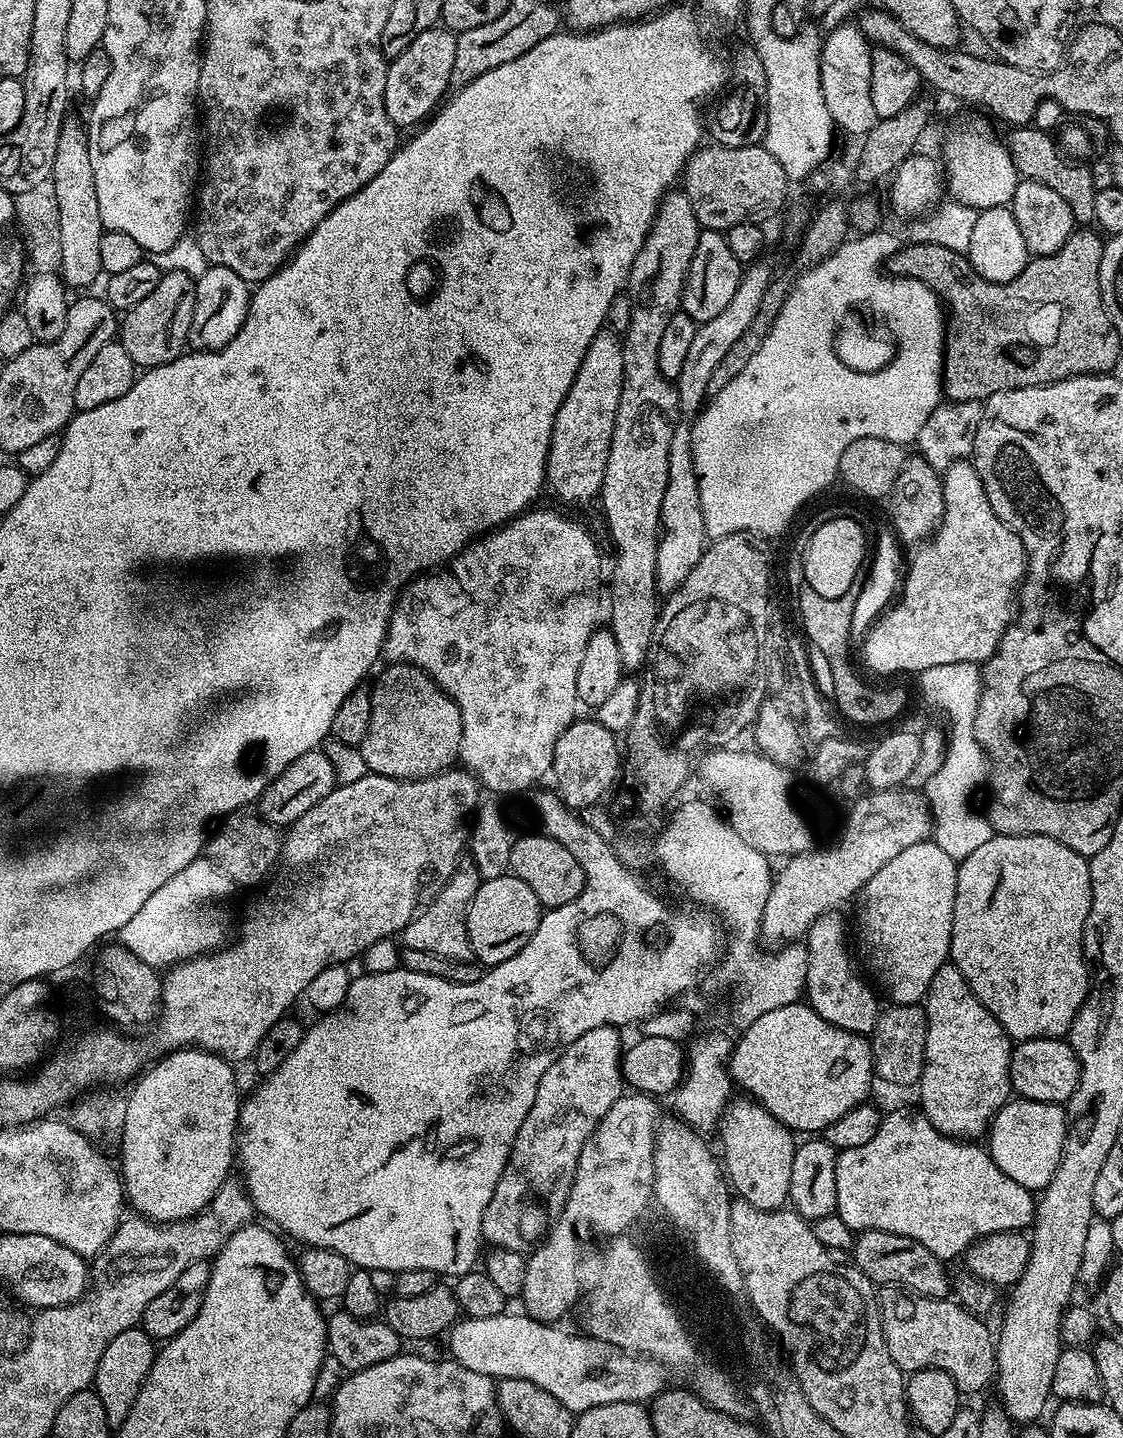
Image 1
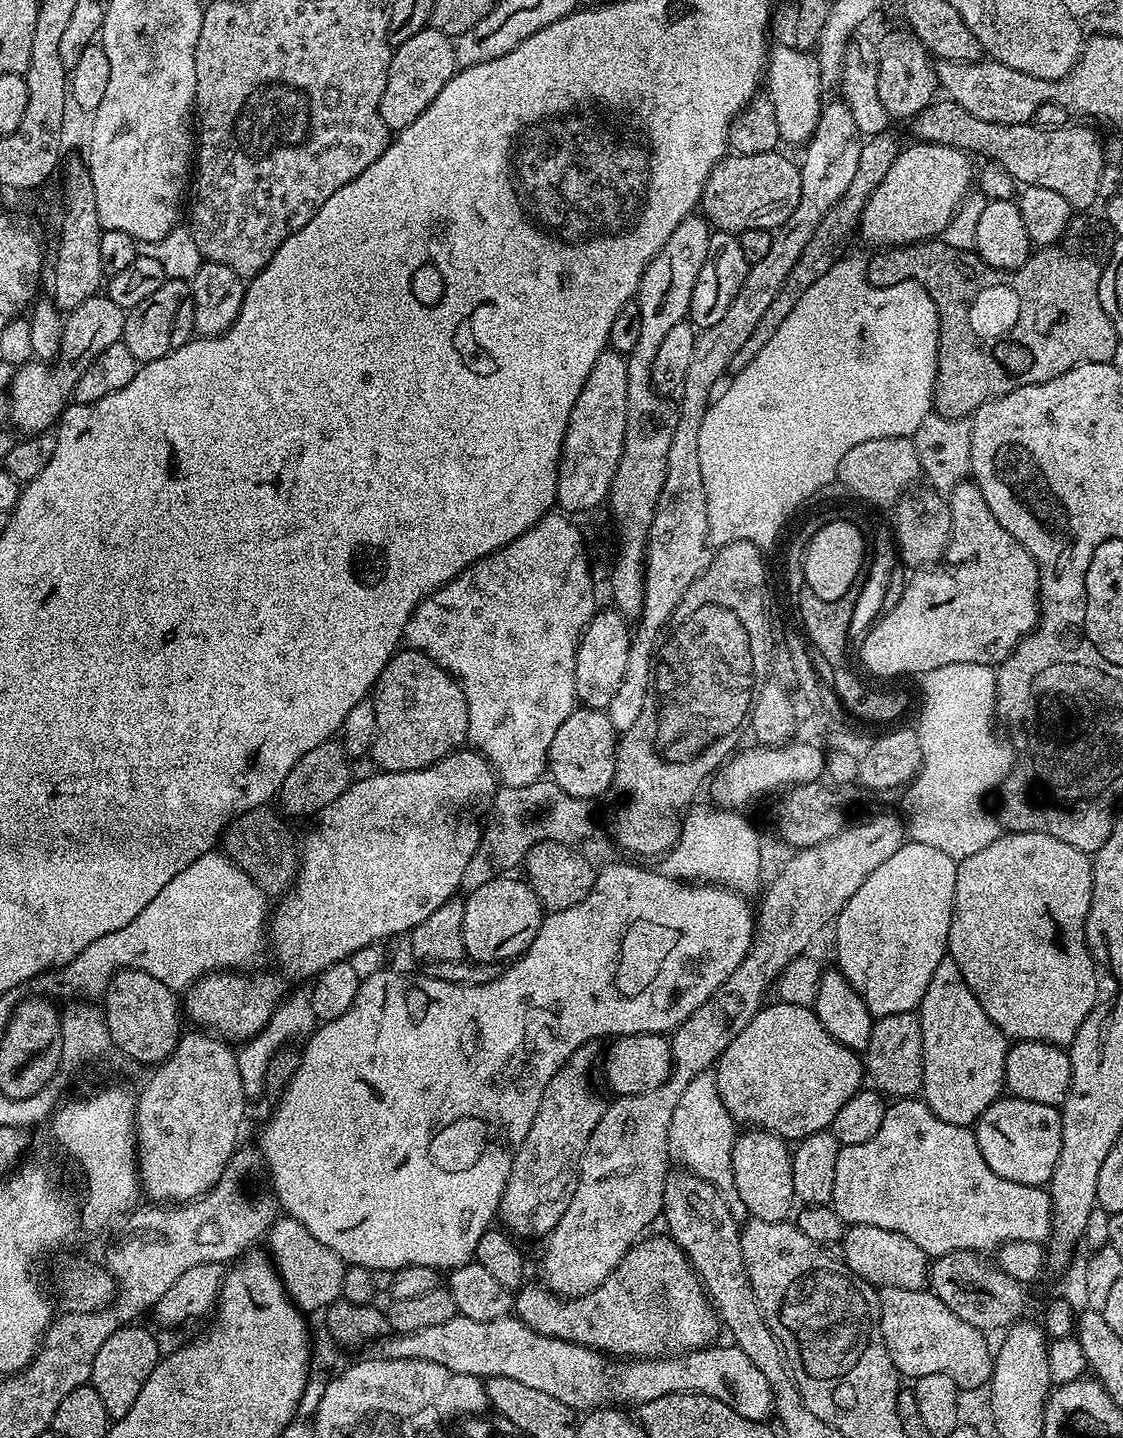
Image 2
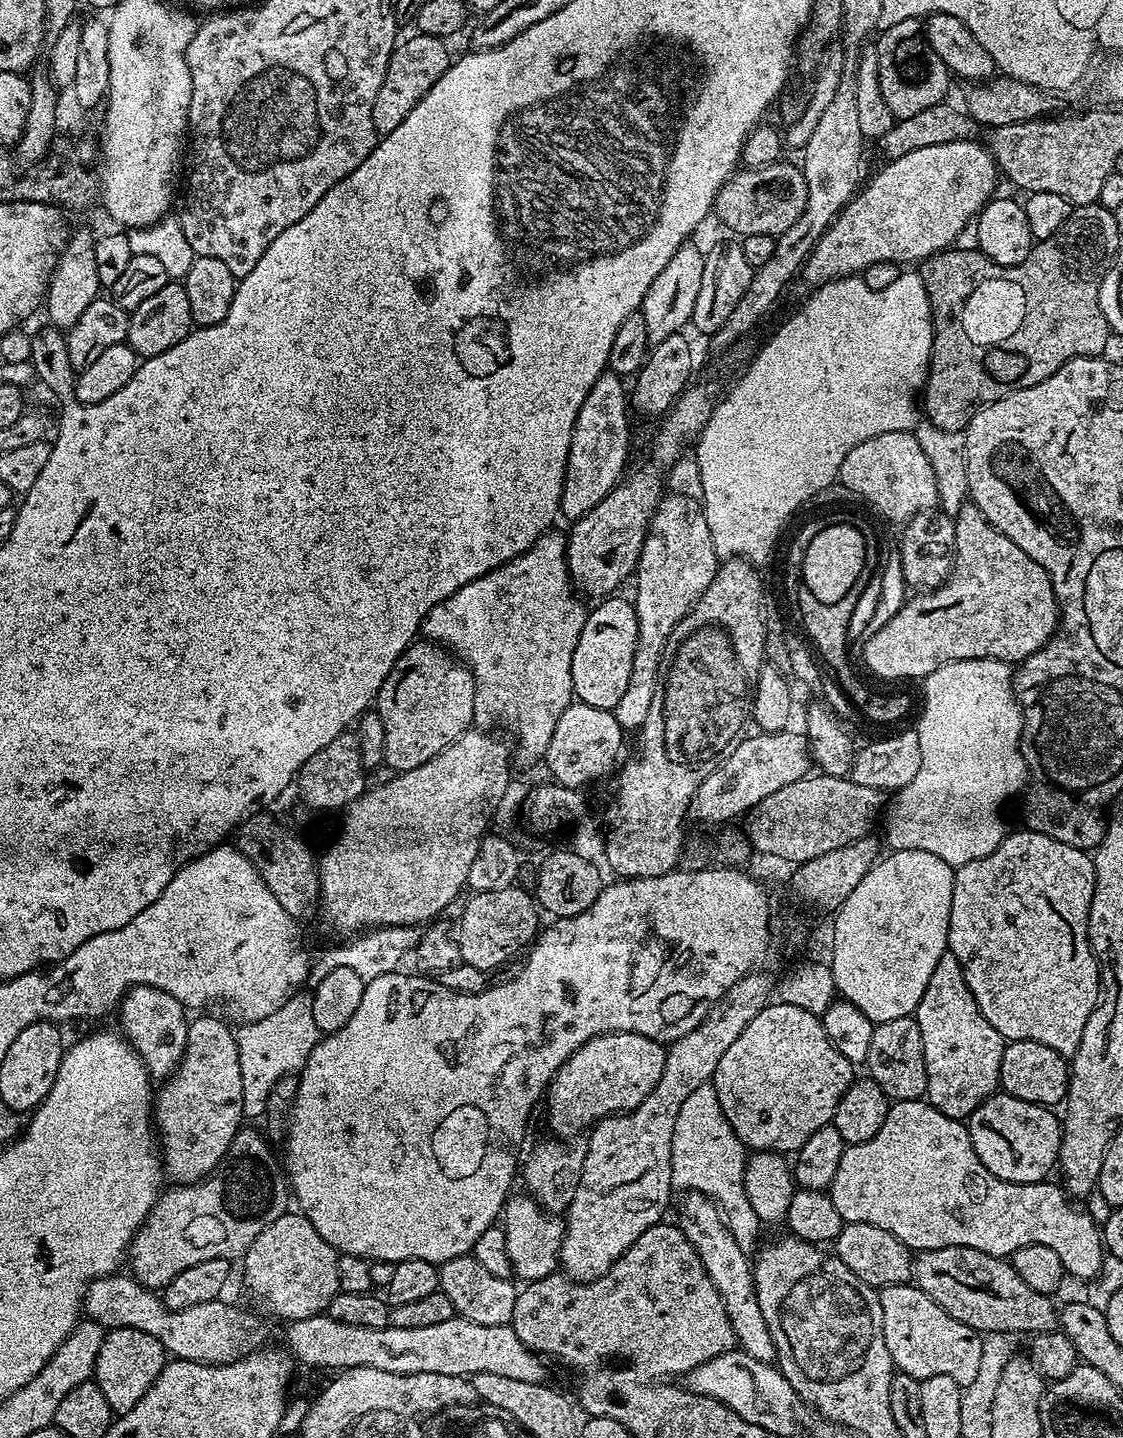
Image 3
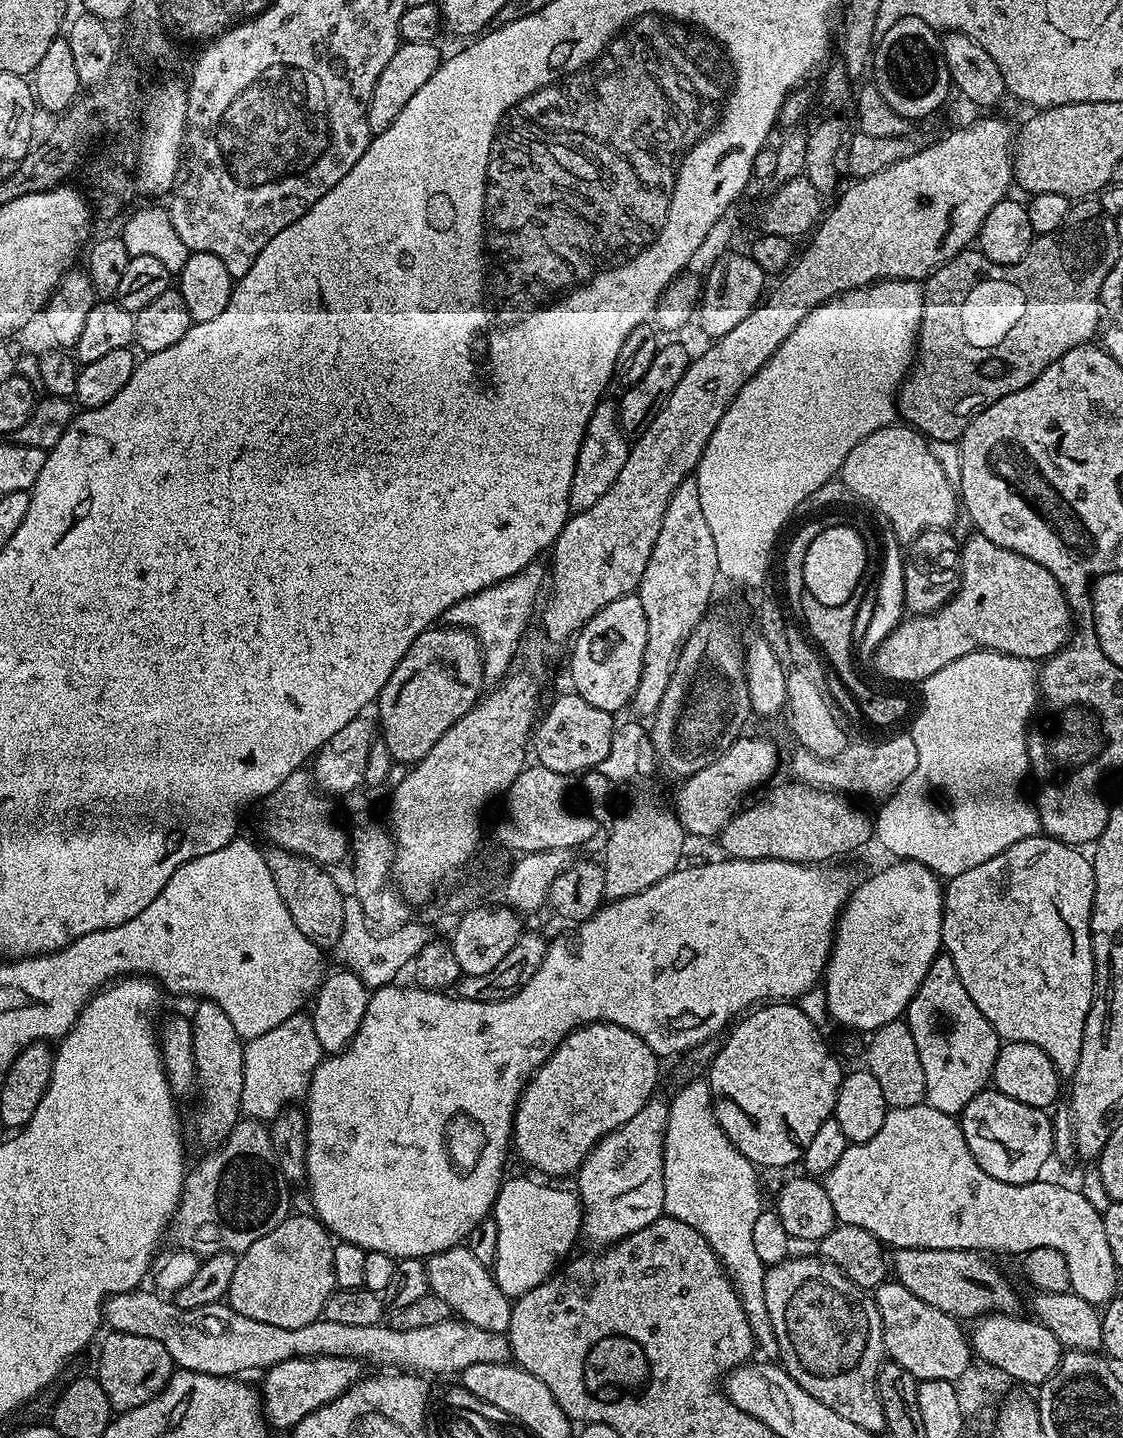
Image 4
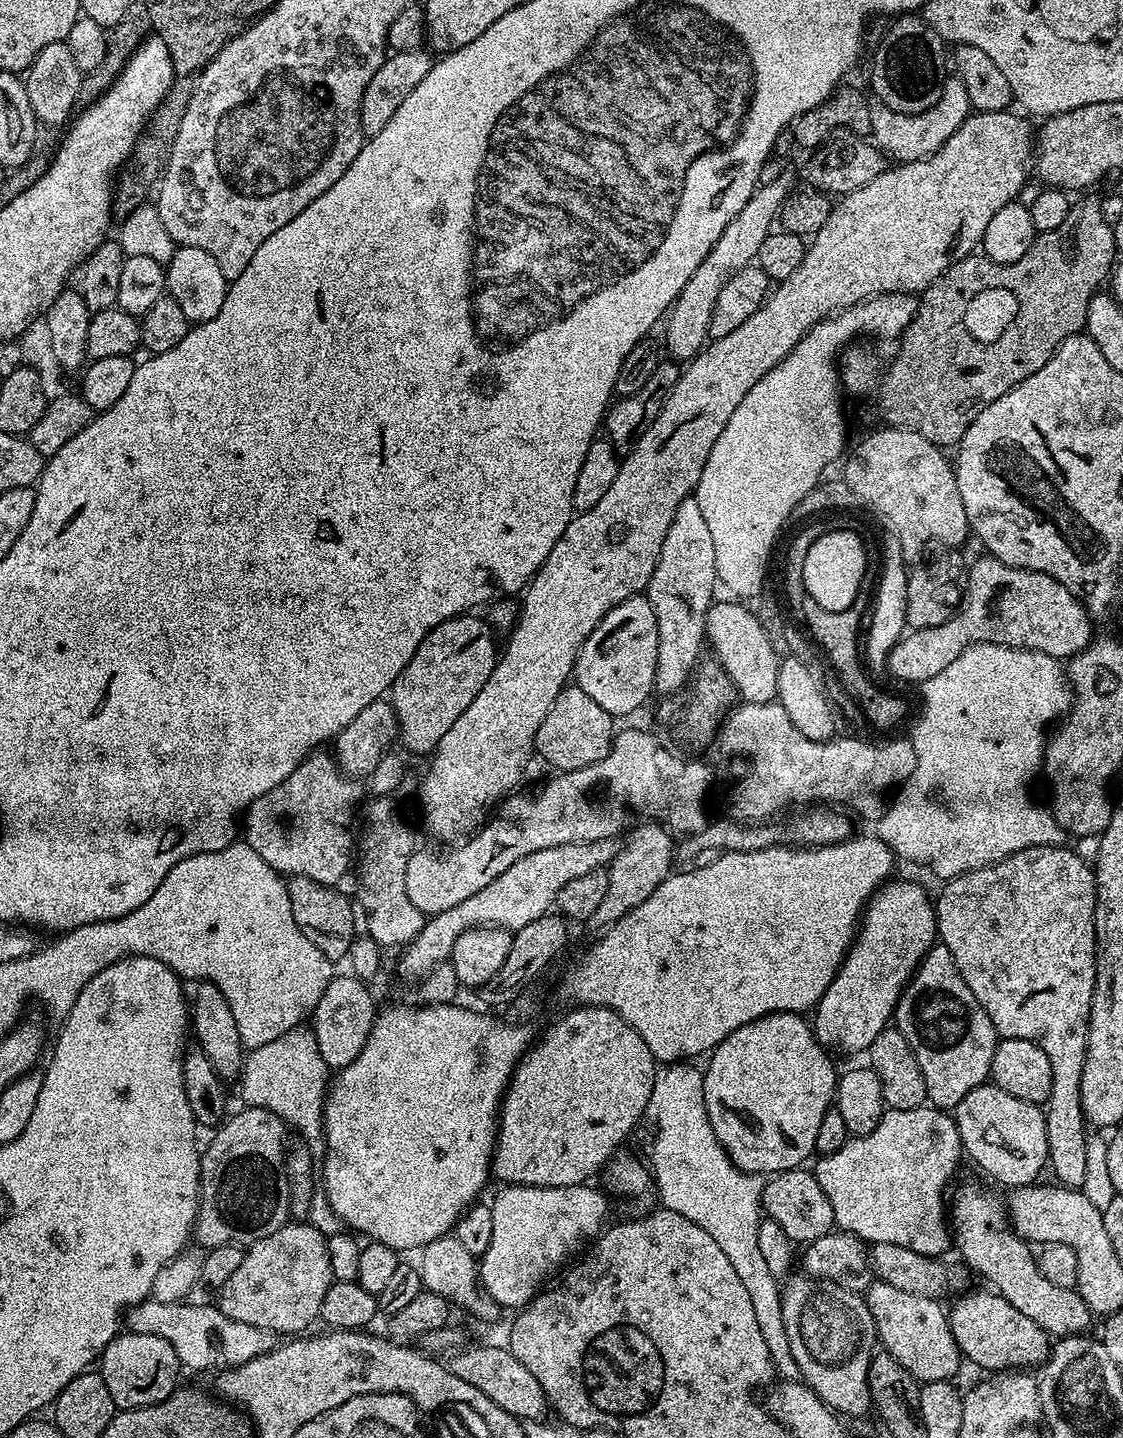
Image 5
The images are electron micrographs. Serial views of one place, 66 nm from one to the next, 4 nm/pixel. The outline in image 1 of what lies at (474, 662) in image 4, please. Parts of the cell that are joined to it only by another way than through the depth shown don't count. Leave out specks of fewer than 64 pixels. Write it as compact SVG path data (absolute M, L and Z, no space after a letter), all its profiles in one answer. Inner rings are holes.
M392 662L387 666L389 668L377 678L376 685L371 685L370 730L366 730L366 738L358 746L369 773L399 780L421 780L453 767L460 755L464 725L460 707L415 664Z

